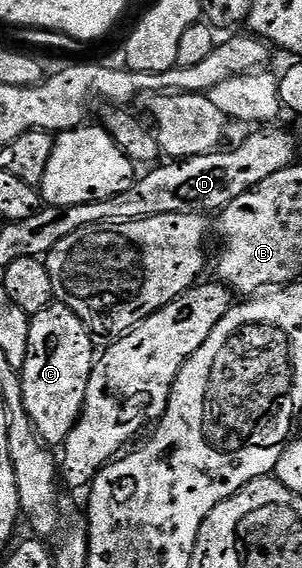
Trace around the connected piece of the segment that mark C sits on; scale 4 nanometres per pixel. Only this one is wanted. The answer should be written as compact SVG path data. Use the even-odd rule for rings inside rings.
M58 302L34 313L29 326L29 350L21 369L25 410L43 443L62 446L83 413L85 390L97 359L96 341L69 310Z

